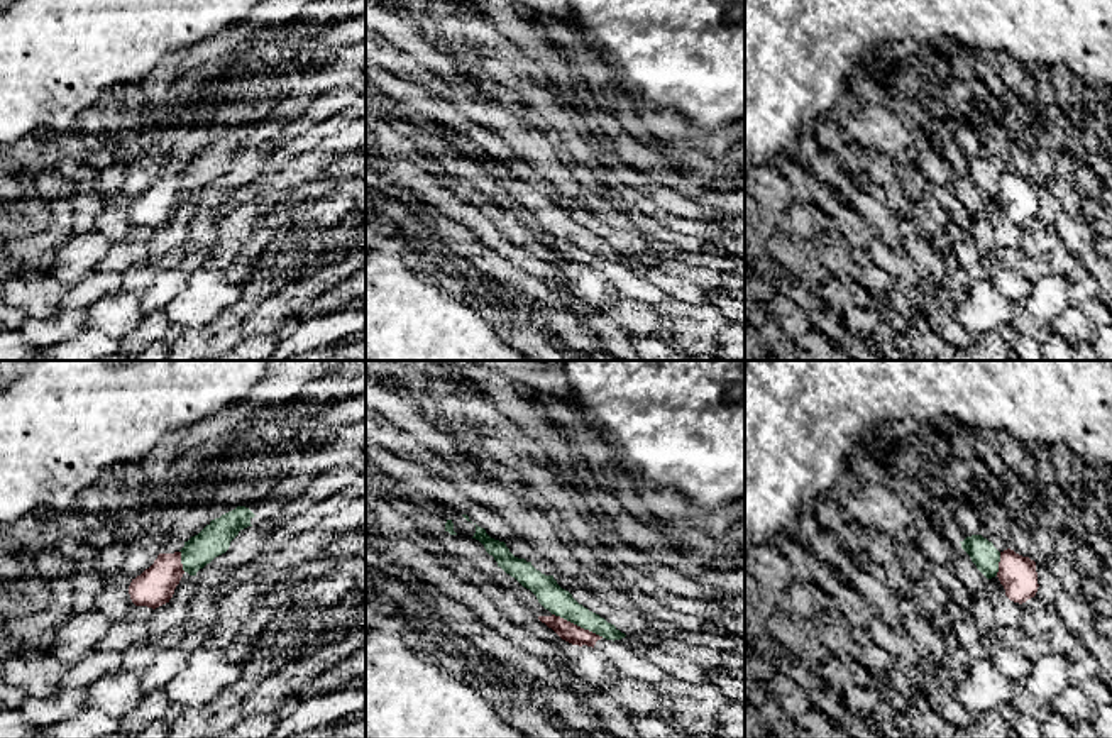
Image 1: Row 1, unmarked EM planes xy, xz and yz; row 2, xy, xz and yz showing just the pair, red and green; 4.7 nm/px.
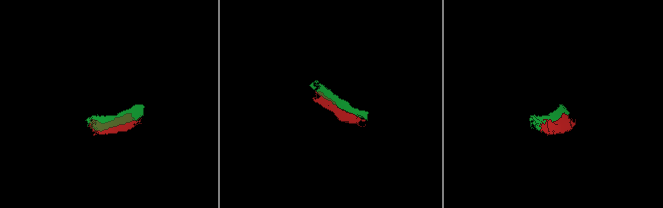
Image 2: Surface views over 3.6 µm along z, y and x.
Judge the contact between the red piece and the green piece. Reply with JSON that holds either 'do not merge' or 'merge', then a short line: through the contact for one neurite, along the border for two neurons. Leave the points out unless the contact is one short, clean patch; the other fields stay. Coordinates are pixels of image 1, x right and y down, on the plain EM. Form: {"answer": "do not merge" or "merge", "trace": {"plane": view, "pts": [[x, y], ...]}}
{"answer": "do not merge"}

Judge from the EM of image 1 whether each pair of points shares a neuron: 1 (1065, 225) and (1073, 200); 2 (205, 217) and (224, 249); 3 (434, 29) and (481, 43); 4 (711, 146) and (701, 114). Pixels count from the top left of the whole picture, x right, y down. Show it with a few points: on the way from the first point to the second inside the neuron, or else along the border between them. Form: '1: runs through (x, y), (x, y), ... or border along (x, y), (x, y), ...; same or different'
1: border along (1062, 212), (1078, 217); different
2: border along (239, 202), (222, 219), (219, 236), (209, 246); different
3: runs through (445, 29), (469, 31); same
4: border along (672, 107), (696, 127), (718, 129), (726, 124); different

